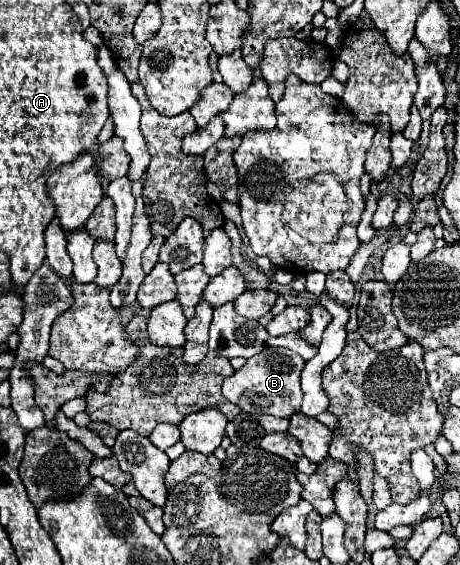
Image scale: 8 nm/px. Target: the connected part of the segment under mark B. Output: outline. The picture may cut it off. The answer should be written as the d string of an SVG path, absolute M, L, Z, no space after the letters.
M286 348L266 350L248 358L248 362L228 376L222 382L222 394L240 406L248 414L272 414L278 418L290 418L300 412L302 406L302 390L300 390L300 372L304 368L304 360Z

